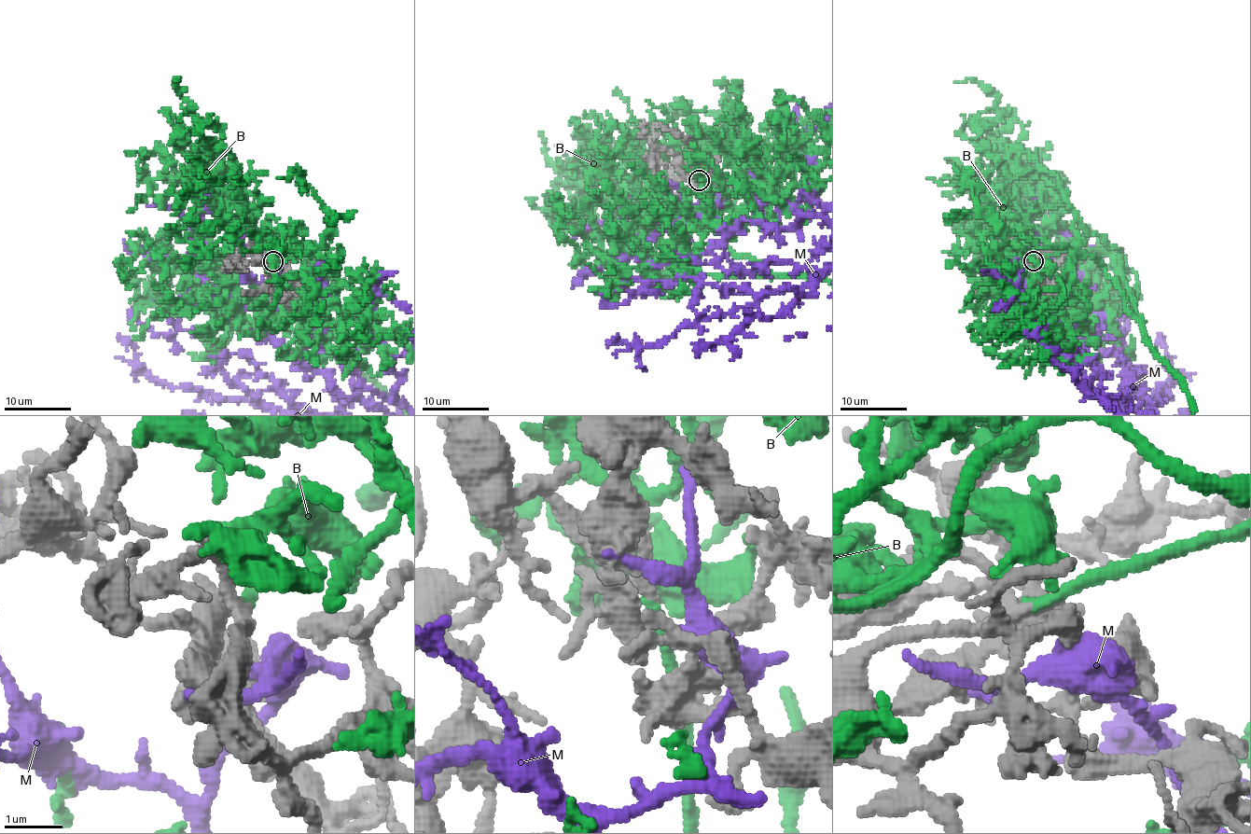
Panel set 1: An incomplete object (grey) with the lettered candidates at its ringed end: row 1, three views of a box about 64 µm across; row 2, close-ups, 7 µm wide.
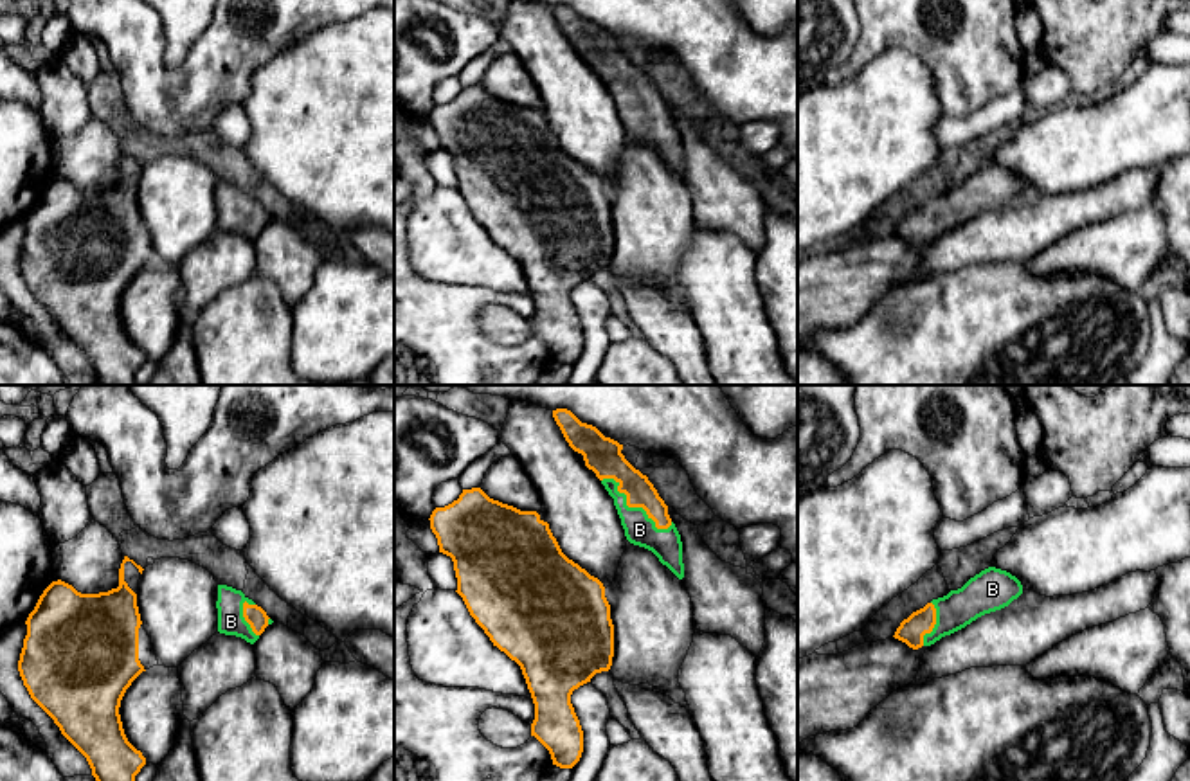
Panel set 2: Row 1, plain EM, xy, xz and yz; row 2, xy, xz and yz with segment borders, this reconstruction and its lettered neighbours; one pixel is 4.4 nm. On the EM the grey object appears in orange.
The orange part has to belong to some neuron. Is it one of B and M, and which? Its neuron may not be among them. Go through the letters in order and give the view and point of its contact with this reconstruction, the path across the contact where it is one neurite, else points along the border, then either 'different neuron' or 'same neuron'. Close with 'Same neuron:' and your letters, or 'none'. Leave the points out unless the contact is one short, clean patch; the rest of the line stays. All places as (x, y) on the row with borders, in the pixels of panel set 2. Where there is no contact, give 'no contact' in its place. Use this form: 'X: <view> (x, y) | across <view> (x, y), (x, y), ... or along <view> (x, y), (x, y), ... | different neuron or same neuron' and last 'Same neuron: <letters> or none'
B: xz (632, 506) | across xz (605, 459), (632, 492), (632, 506), (640, 513), (640, 529) | same neuron
M: no contact | different neuron
Same neuron: B

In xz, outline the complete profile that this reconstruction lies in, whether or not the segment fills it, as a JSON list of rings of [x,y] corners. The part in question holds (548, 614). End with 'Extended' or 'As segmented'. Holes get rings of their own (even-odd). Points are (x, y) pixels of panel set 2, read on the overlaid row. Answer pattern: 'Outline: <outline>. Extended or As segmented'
Outline: [[[481,488],[463,489],[428,520],[439,552],[454,561],[455,592],[470,615],[522,669],[535,704],[531,736],[549,750],[553,765],[572,768],[583,752],[583,731],[571,695],[596,673],[609,671],[614,657],[614,624],[603,583],[562,552],[536,511],[493,500]]]. As segmented

